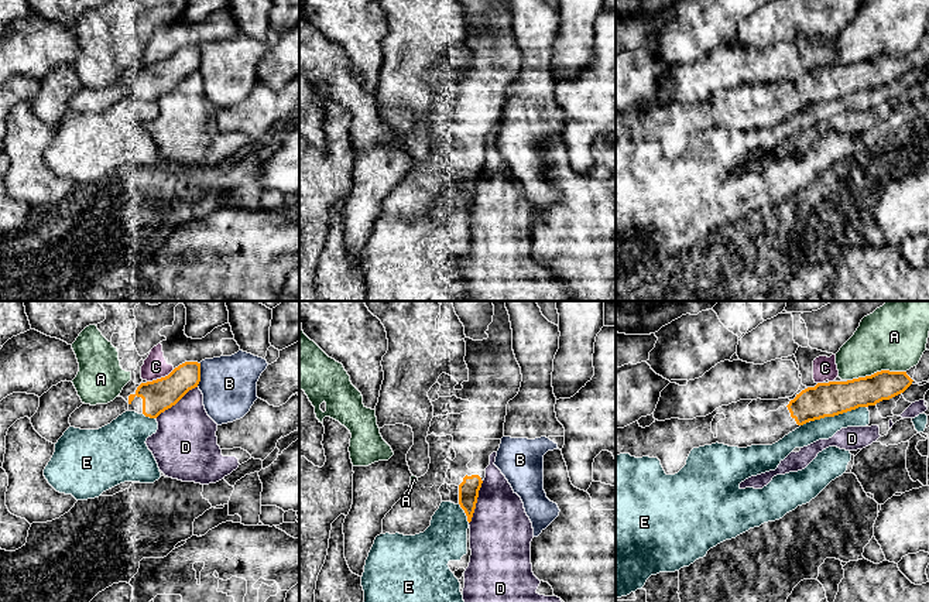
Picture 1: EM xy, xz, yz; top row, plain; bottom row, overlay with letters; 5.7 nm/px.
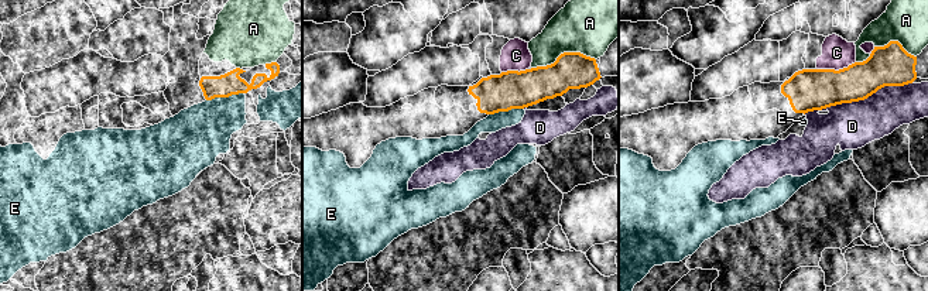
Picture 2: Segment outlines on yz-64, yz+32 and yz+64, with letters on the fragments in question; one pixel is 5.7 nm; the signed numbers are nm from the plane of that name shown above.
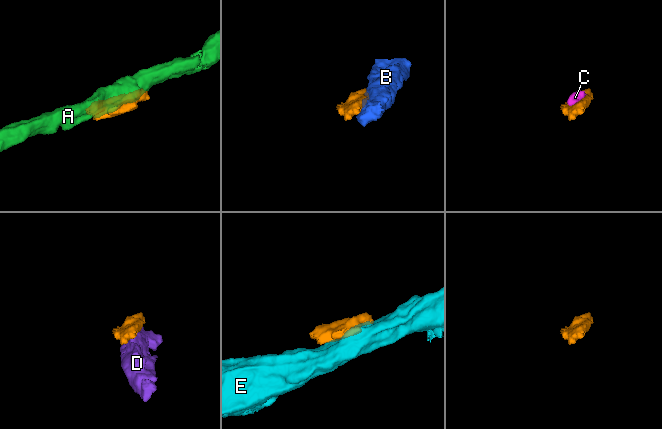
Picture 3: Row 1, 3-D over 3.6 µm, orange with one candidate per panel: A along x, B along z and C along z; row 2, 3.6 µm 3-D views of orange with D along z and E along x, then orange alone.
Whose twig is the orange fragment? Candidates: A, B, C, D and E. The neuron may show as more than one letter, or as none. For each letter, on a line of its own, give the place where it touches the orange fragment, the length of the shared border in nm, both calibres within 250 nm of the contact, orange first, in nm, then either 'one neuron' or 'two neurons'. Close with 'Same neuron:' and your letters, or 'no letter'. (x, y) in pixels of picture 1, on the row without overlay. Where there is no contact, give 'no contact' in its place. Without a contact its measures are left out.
A: yz (877, 55) | 340 nm | 180/320 nm | two neurons
B: xy (199, 58) | 140 nm | 180/320 nm | two neurons
C: xy (161, 61) | 180 nm | 180/140 nm | two neurons
D: xz (476, 185) | 260 nm | 110/360 nm | two neurons
E: yz (837, 98) | 340 nm | 190/140 nm | two neurons
Same neuron: no letter

